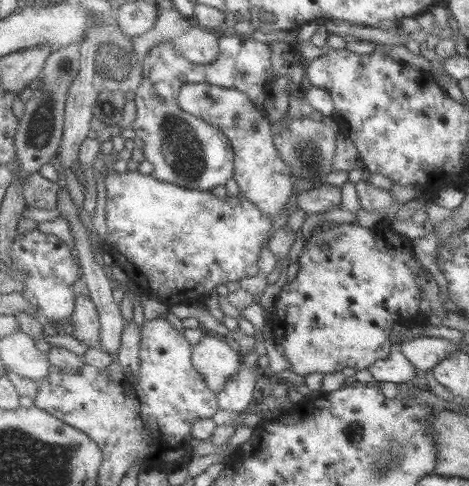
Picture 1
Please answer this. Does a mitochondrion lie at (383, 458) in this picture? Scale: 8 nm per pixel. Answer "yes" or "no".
yes

